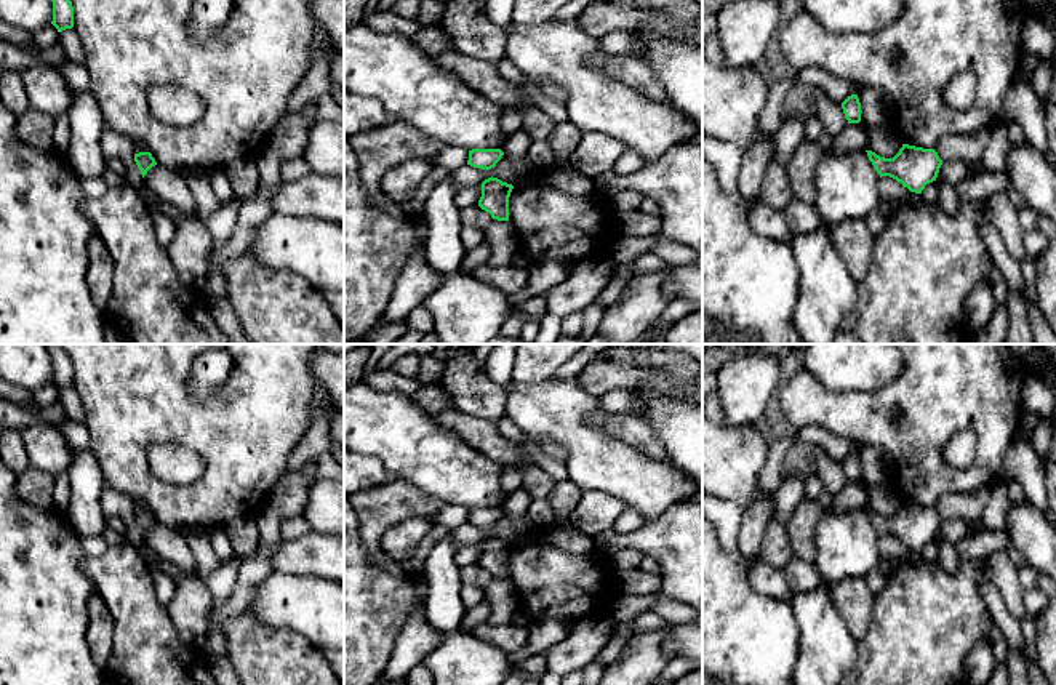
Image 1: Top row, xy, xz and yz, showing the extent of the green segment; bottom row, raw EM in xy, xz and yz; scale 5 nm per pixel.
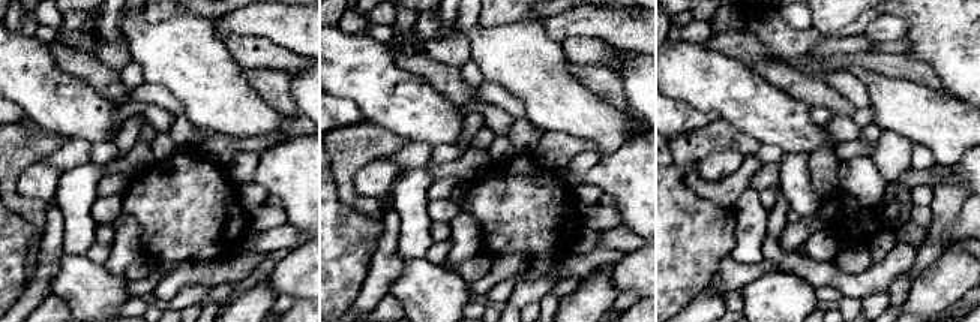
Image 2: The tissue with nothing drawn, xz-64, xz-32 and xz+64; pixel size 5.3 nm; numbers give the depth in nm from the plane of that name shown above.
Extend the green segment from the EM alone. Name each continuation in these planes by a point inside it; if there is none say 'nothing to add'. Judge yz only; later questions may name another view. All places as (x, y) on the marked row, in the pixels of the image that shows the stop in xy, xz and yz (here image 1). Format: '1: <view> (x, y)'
1: yz (925, 263)

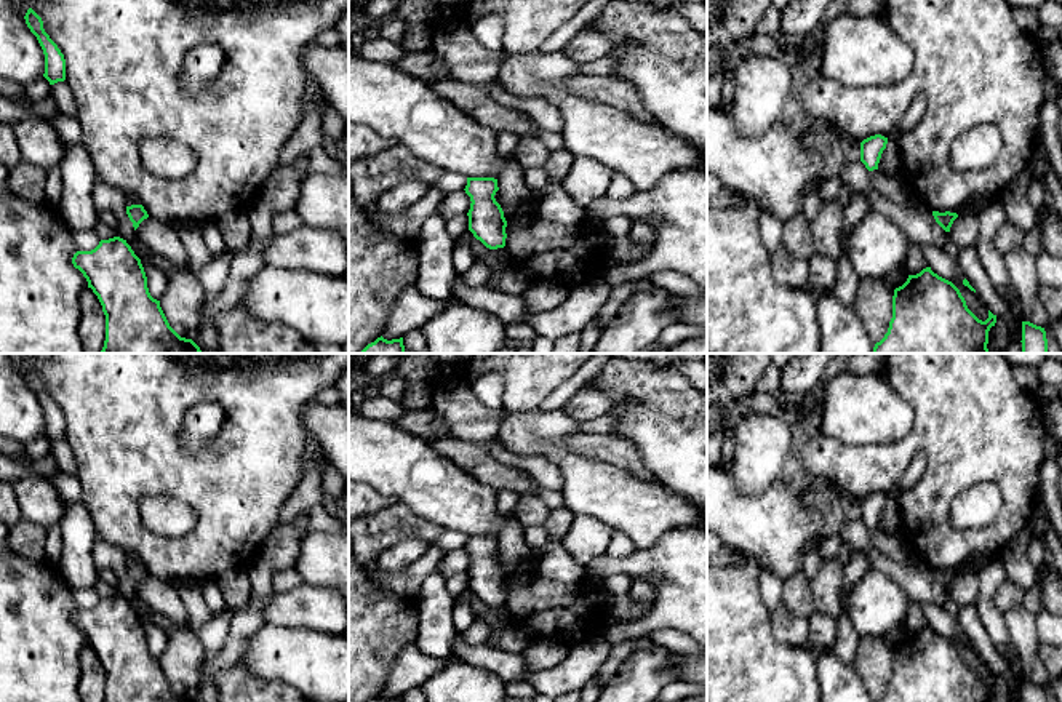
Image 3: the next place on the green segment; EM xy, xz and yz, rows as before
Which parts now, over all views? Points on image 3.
nothing to add

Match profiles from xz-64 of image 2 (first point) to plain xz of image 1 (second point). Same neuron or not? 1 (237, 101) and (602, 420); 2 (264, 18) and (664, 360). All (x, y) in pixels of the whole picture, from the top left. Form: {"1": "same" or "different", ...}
{"1": "different", "2": "different"}

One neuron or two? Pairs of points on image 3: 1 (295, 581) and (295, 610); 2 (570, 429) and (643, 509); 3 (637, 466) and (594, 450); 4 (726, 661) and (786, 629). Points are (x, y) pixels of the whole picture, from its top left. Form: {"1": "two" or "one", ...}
{"1": "two", "2": "one", "3": "one", "4": "two"}

